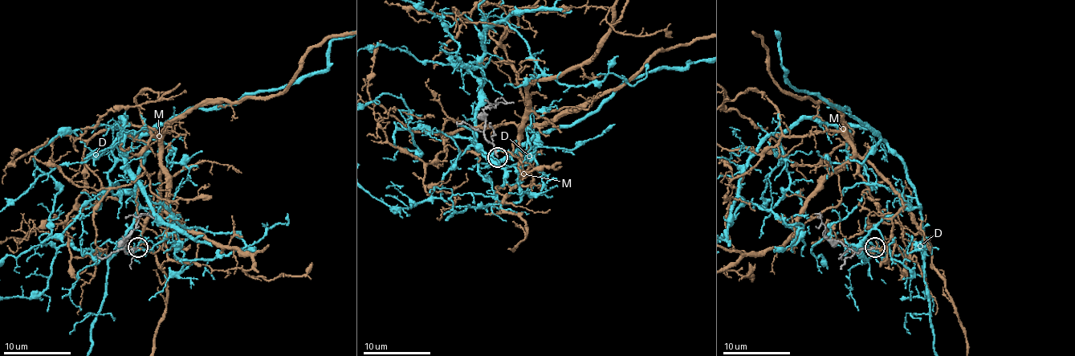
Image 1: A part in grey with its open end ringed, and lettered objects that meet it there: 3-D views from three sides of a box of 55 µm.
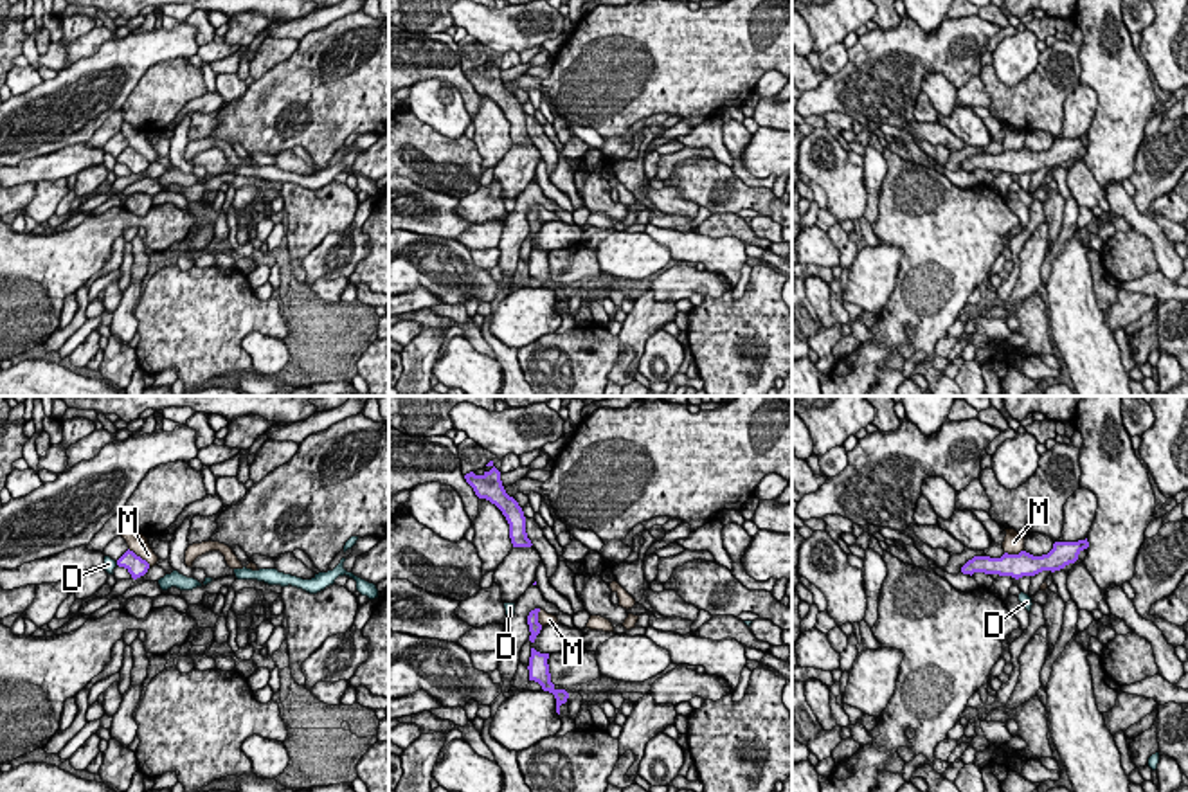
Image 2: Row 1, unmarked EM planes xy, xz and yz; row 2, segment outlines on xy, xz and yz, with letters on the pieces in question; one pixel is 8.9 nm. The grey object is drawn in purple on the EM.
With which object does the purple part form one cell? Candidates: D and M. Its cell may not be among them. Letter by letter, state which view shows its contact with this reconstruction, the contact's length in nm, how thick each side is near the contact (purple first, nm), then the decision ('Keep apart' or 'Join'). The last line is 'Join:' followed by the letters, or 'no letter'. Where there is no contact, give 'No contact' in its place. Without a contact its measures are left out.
D: No contact. Keep apart
M: Touches purple in xy. Shared border 260 nm. Thickness 170 nm (purple) against 180 nm. Keep apart
Join: no letter

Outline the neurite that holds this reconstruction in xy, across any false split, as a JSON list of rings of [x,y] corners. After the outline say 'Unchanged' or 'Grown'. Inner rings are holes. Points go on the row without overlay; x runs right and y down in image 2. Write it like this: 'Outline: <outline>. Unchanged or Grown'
Outline: [[[130,146],[117,157],[117,162],[124,164],[133,176],[144,173],[149,166],[149,160]]]. Unchanged

